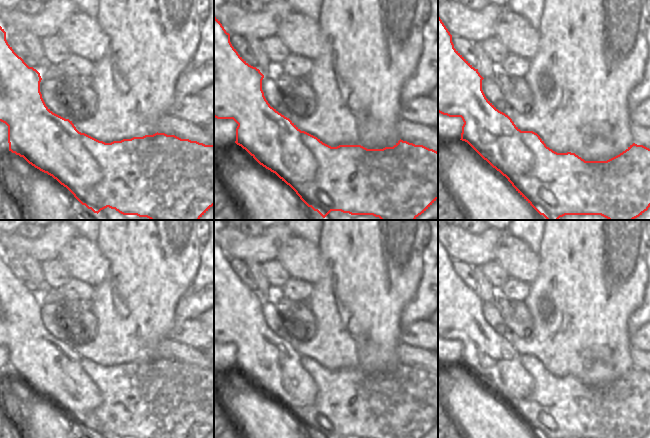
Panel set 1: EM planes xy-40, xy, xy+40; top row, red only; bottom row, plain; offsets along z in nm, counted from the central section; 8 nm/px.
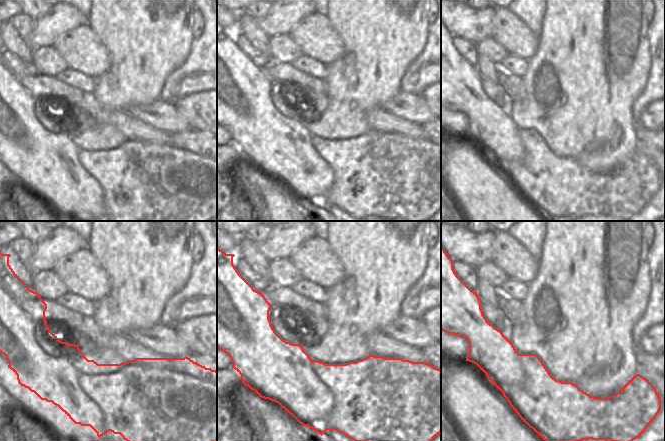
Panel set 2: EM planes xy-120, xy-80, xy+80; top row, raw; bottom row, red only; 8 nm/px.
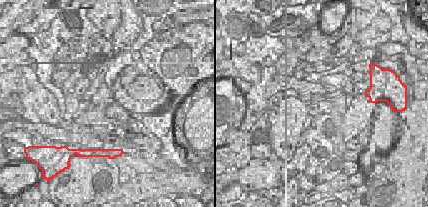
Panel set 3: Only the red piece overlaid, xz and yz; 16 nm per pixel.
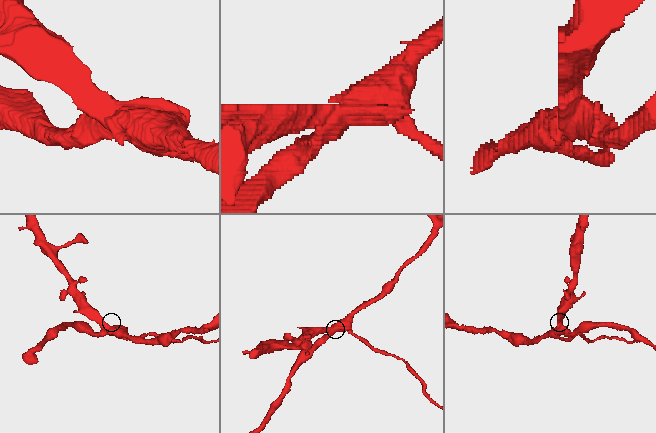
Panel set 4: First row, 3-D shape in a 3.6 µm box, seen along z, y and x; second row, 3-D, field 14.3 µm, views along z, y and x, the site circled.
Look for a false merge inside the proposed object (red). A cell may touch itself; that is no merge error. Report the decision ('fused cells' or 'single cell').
fused cells

